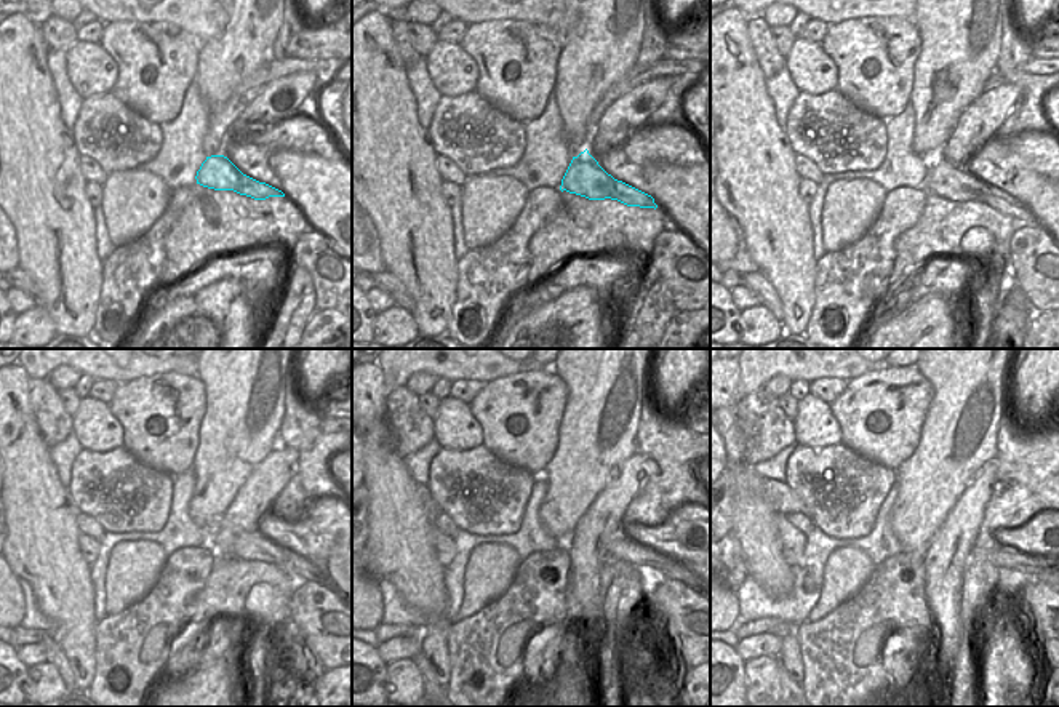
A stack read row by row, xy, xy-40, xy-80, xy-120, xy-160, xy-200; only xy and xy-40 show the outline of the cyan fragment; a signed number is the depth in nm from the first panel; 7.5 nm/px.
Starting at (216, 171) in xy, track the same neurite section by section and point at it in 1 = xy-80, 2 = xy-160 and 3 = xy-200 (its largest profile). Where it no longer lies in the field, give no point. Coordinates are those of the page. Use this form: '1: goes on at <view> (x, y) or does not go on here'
1: goes on at xy-80 (944, 179)
2: goes on at xy-160 (623, 549)
3: goes on at xy-200 (1005, 559)

